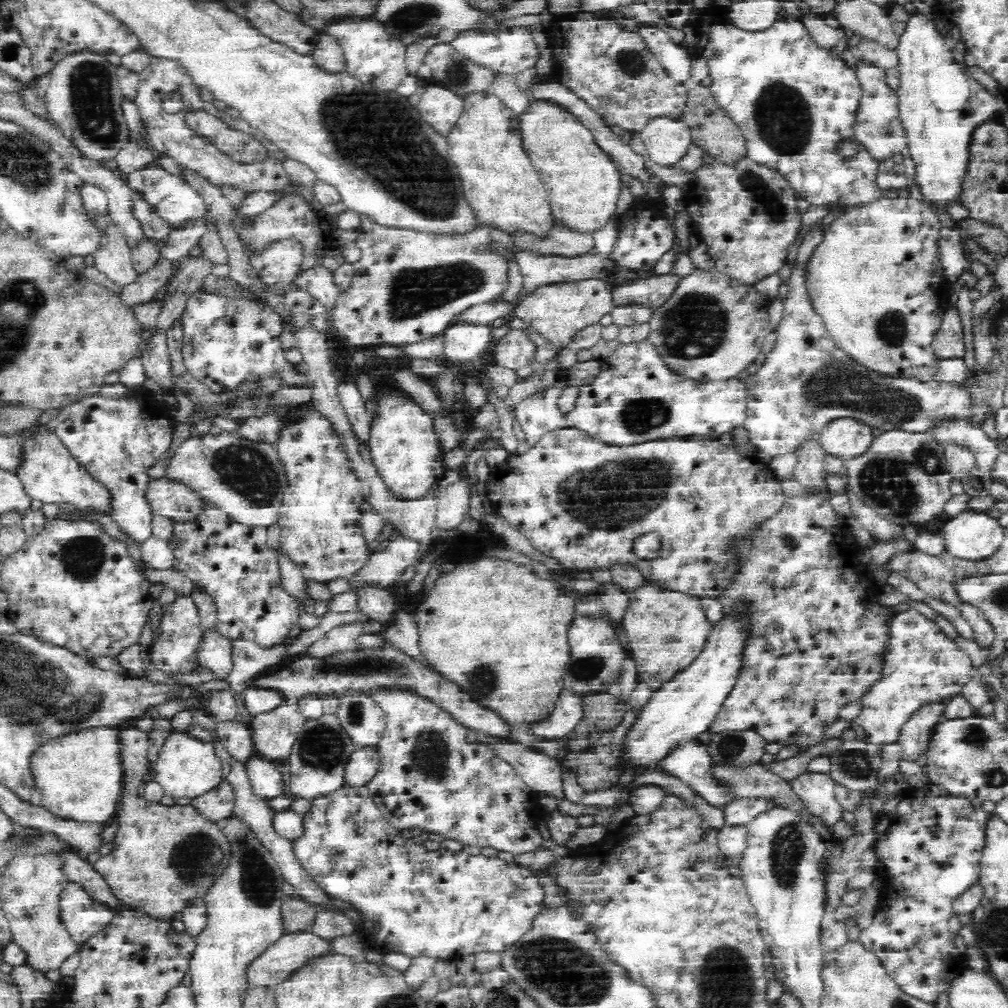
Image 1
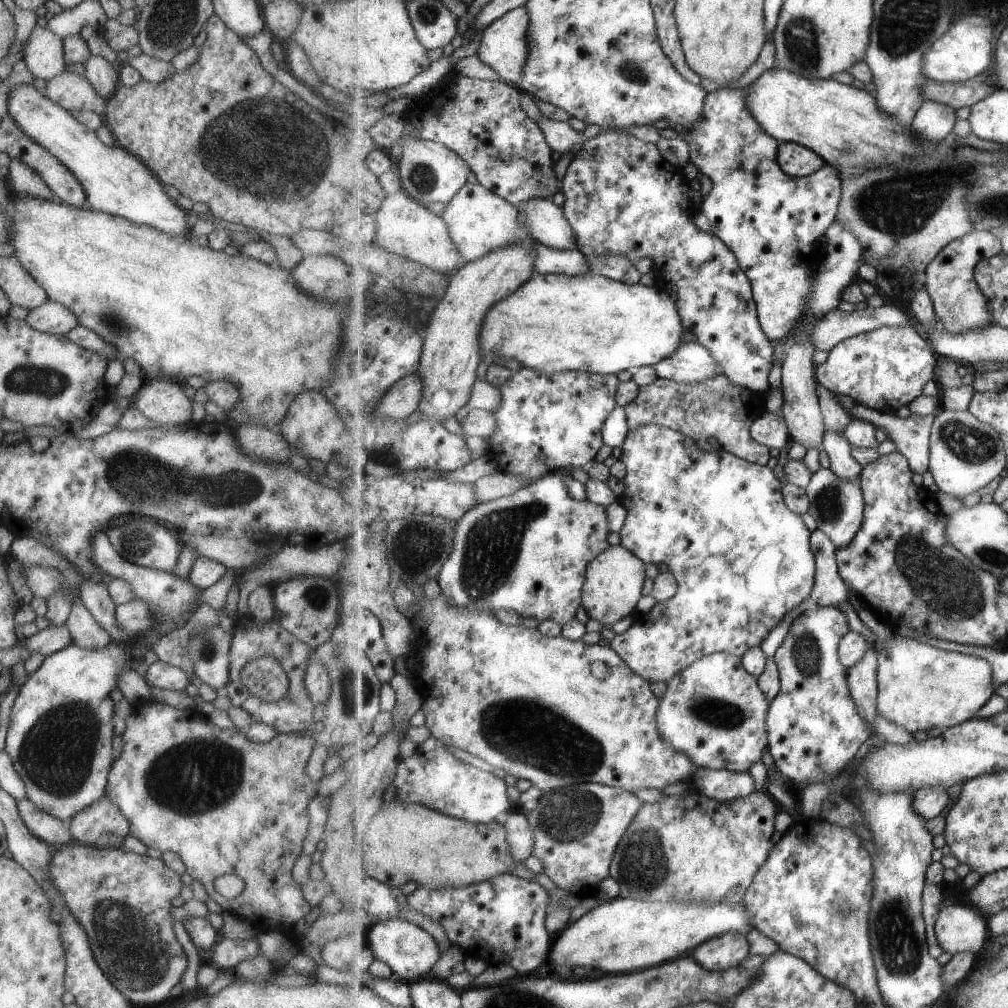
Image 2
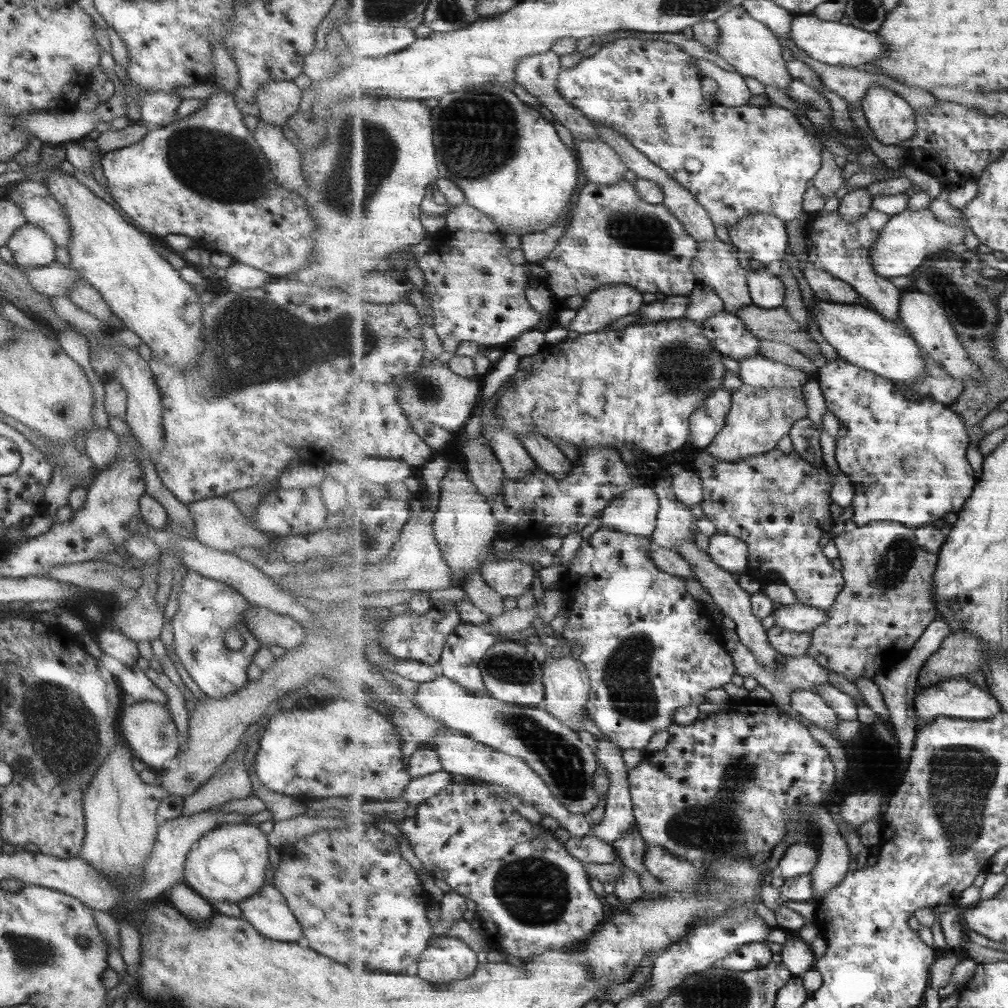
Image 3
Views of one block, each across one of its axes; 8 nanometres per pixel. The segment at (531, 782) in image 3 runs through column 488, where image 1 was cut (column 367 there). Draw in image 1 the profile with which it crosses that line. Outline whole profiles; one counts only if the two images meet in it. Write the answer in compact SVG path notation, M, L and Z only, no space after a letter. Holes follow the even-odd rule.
M360 746L350 755L345 768L345 784L364 786L378 772L380 757L376 746Z

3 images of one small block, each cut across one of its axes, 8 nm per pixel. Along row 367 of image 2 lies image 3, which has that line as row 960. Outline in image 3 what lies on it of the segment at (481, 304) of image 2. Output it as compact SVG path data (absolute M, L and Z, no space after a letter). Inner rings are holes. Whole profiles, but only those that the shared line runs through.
M442 936L431 942L418 966L421 978L432 982L434 986L444 986L475 976L480 960L477 950L464 940Z

